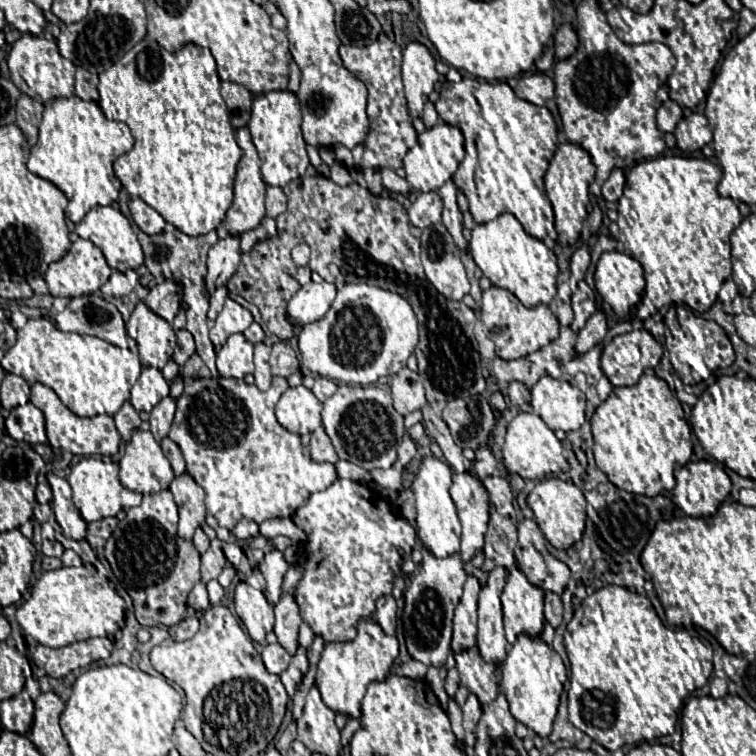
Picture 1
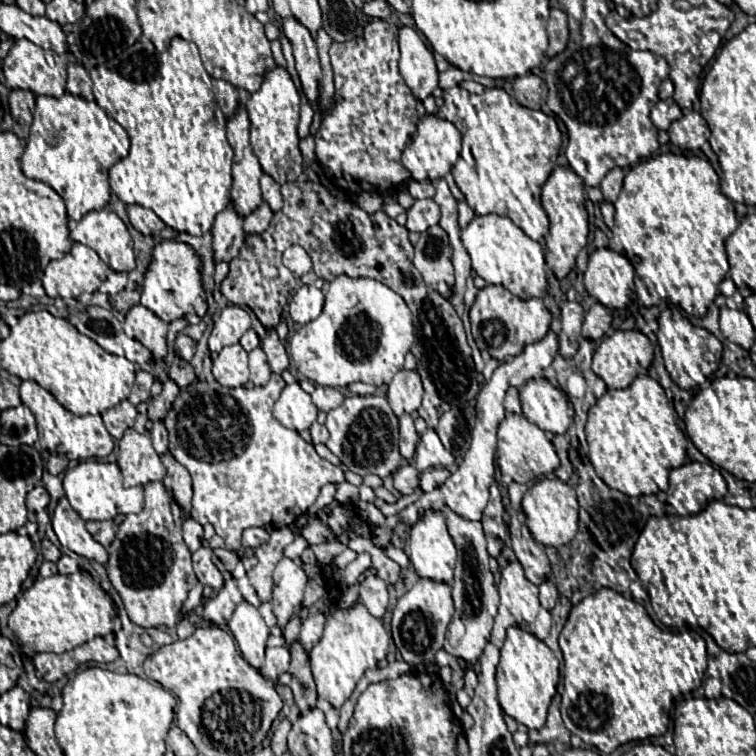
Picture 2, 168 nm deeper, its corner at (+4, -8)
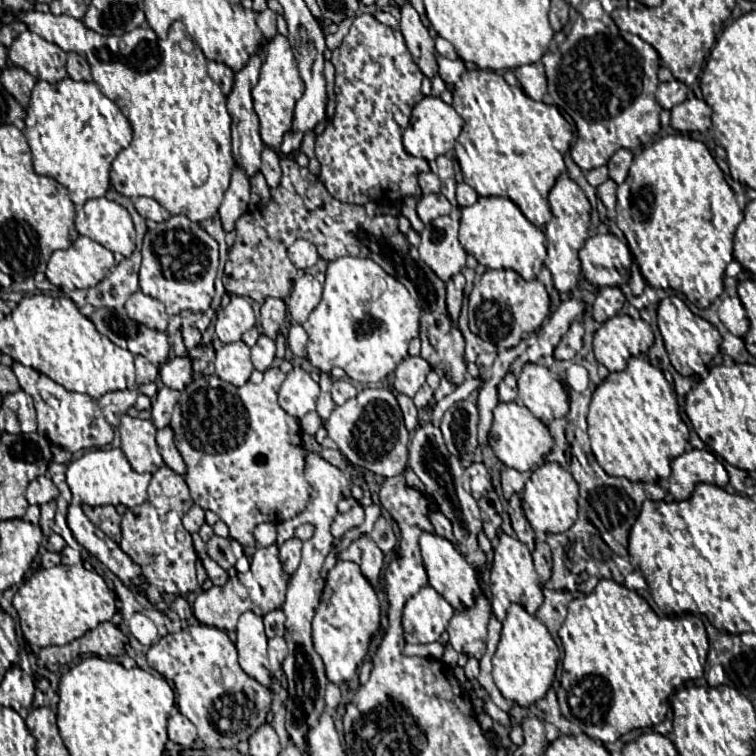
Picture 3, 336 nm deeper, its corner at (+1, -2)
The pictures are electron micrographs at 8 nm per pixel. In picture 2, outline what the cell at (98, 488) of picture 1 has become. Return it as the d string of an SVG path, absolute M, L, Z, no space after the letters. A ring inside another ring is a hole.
M84 460L64 476L64 492L70 506L80 514L82 520L110 520L118 512L132 514L142 510L142 488L124 488L122 474L112 462Z

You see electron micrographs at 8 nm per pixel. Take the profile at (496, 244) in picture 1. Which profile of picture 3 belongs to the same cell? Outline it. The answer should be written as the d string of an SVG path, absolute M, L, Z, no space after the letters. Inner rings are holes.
M479 198L473 206L461 208L461 228L459 242L467 254L473 254L479 264L487 268L509 268L519 272L525 280L533 280L543 268L547 256L545 234L541 228L533 226L519 206L509 198Z

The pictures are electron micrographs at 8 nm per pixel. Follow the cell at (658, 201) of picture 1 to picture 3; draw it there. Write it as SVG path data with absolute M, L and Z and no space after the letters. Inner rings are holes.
M673 134L643 148L627 180L617 186L615 212L649 285L681 292L697 308L707 308L723 292L725 266L733 260L733 234L743 210L701 140Z

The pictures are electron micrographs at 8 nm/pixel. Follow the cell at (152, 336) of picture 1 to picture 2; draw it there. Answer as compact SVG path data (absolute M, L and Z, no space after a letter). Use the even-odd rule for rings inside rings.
M142 304L132 306L130 312L126 314L126 320L124 320L126 336L130 336L130 330L132 330L132 338L142 342L152 352L154 360L166 358L166 354L168 354L168 348L166 348L168 326L154 312L144 308Z

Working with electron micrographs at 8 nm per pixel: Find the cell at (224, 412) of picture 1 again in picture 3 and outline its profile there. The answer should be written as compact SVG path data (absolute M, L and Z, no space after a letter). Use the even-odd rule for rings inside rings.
M271 366L265 370L265 378L261 384L247 382L237 388L221 378L201 376L193 380L183 392L173 410L171 428L175 432L175 446L183 456L187 466L185 482L191 490L191 498L197 506L215 512L229 528L229 538L239 540L243 546L255 546L253 530L261 522L279 524L283 520L295 518L305 510L309 502L309 484L303 476L305 466L305 448L301 442L301 432L293 416L285 414L285 410L277 402L277 392L285 380L285 374Z

